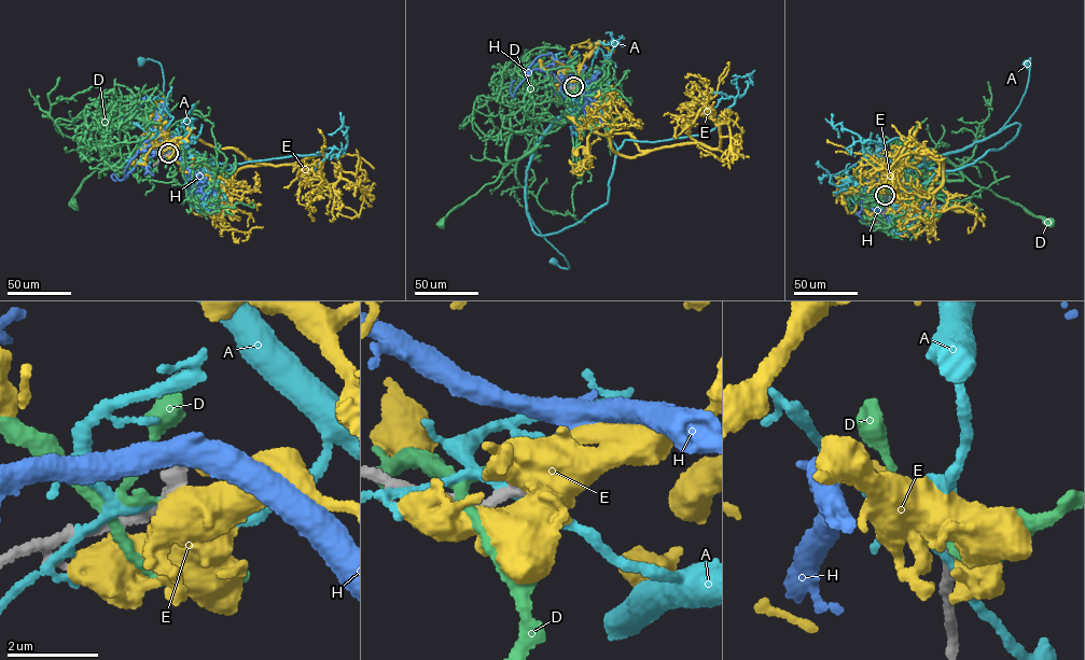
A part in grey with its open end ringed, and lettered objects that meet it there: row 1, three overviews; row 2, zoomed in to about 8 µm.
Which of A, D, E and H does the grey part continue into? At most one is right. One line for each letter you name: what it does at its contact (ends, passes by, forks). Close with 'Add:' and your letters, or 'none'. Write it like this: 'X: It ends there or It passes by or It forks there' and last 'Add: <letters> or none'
H: It passes by
Add: H

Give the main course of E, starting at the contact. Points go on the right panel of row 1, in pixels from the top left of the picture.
E: (886, 196), (884, 199), (887, 204), (891, 201), (889, 209), (892, 212)

